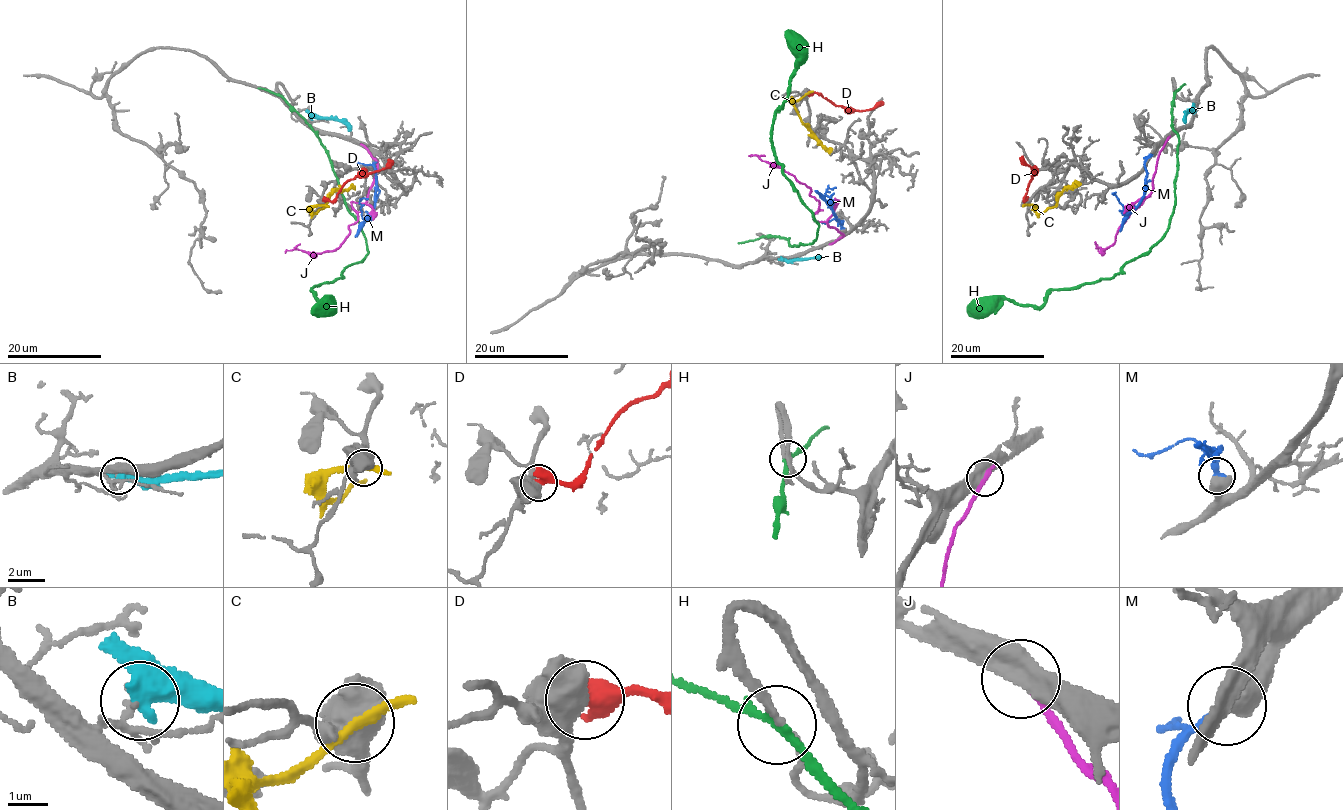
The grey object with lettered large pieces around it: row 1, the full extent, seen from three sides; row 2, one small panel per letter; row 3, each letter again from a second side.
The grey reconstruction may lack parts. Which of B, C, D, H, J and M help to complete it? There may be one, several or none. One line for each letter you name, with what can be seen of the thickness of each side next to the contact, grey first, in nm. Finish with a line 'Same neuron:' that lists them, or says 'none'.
H: 200/190 nm
M: 700/280 nm
Same neuron: H, M

